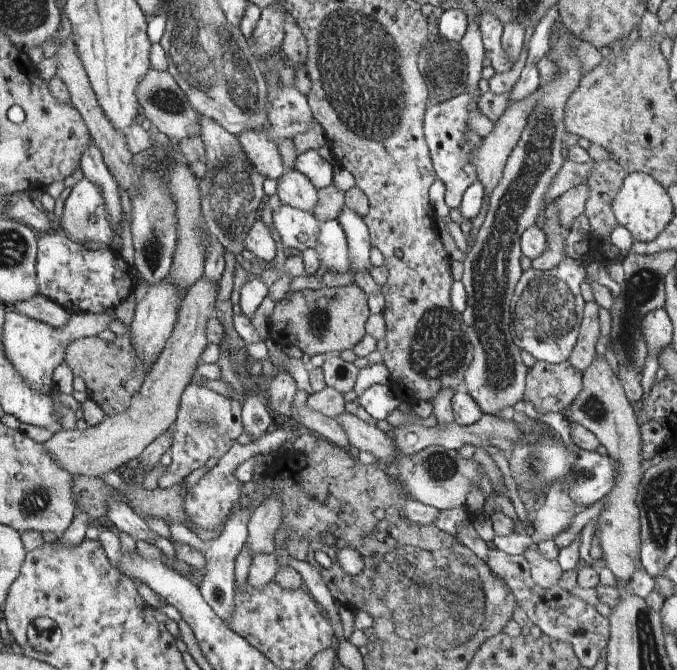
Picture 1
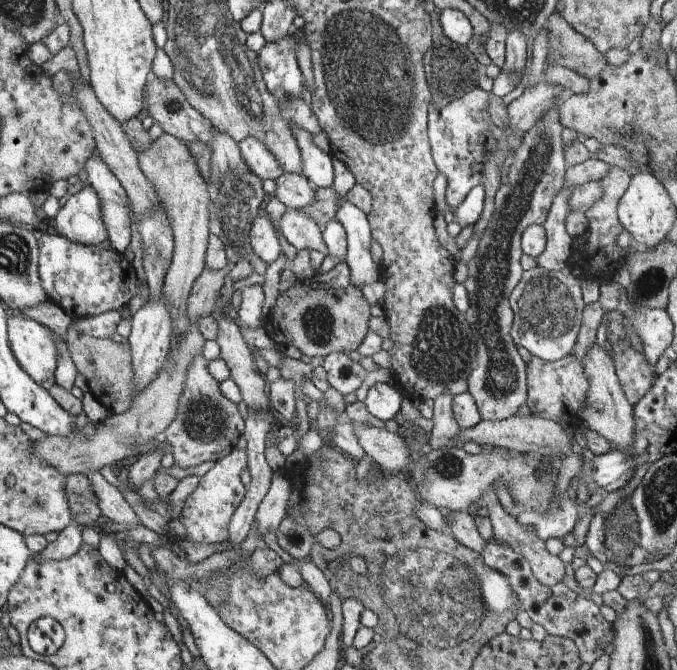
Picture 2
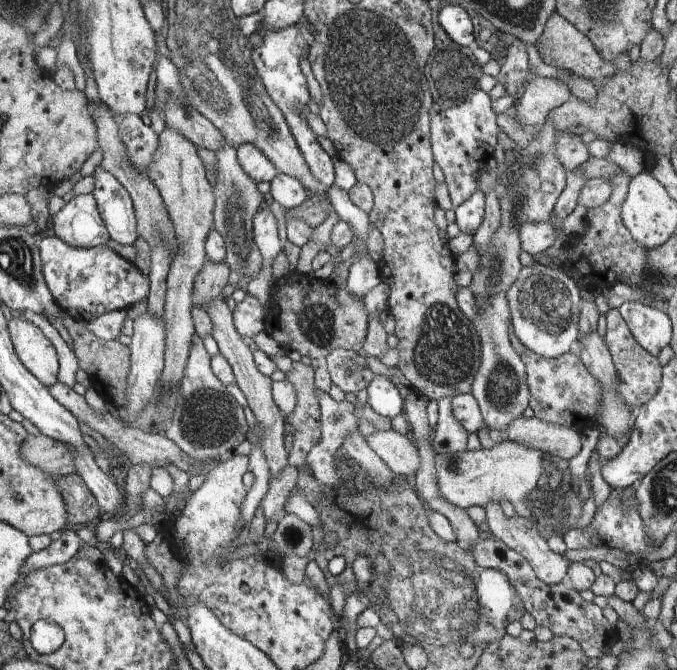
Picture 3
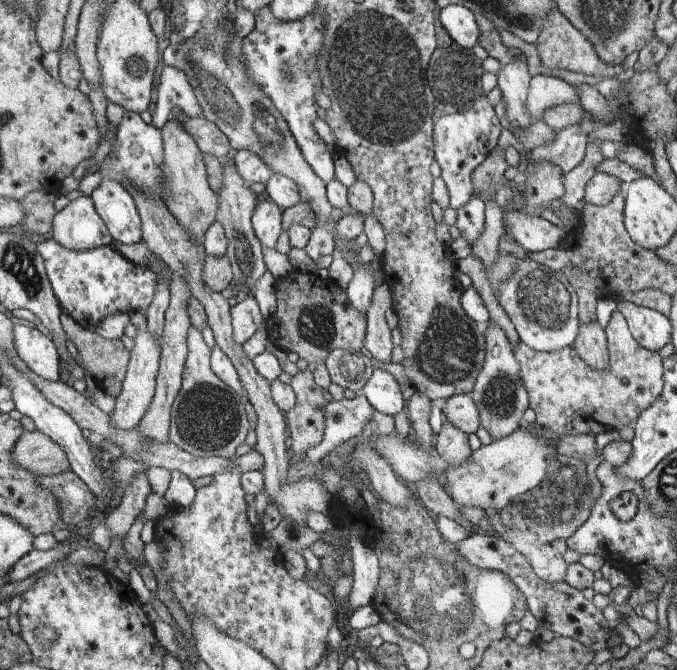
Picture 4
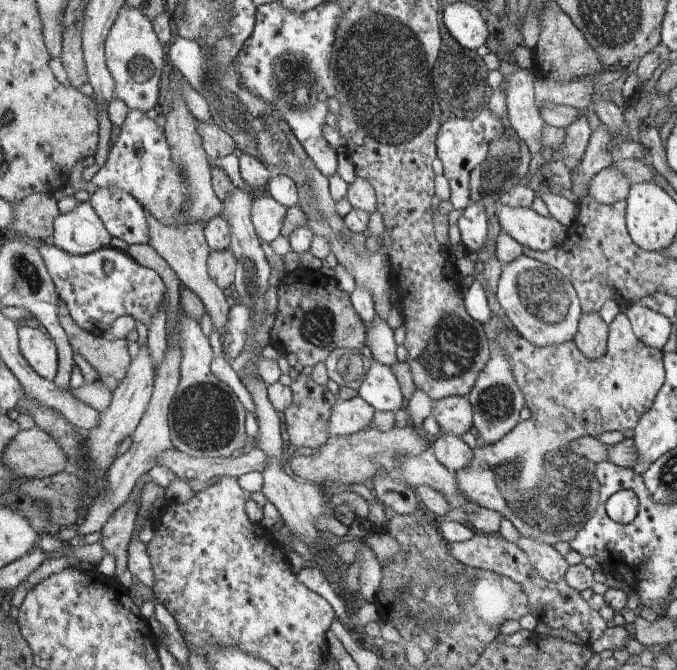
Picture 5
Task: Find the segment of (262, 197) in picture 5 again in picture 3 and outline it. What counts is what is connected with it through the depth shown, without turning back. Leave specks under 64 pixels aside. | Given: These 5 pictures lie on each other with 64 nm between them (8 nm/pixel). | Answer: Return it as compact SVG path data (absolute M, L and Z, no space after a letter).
M270 200L262 206L253 218L253 236L263 258L263 267L272 268L274 258L282 246L278 233L278 222L270 209Z

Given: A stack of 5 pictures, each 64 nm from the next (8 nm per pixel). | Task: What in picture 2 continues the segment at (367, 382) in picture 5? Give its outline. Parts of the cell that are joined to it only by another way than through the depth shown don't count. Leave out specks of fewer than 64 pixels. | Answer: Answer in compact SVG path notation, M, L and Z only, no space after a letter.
M378 382L368 389L363 403L372 416L387 421L393 419L401 411L403 397L404 394L398 387L394 388L388 383Z

